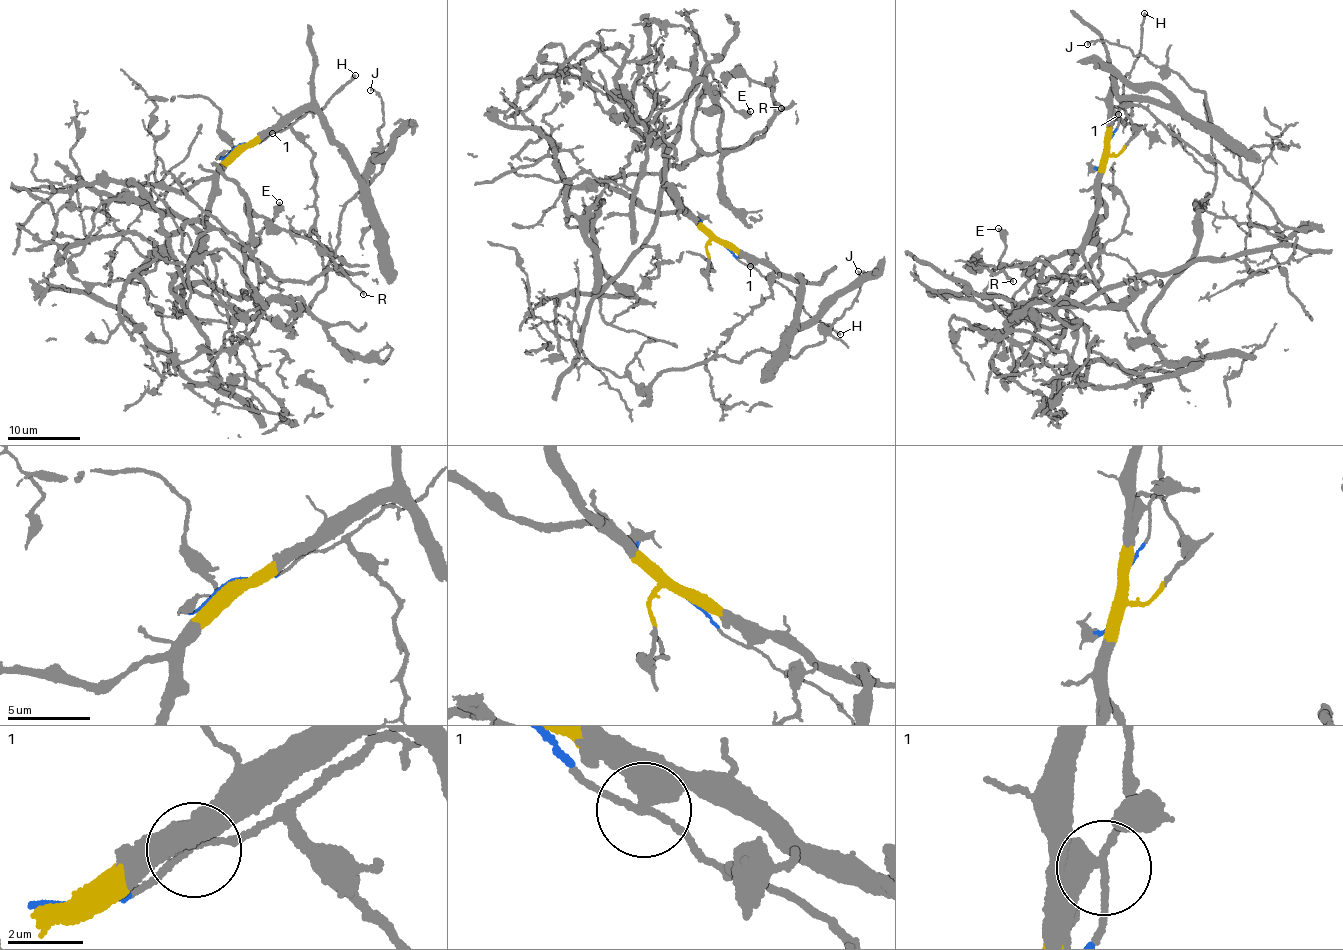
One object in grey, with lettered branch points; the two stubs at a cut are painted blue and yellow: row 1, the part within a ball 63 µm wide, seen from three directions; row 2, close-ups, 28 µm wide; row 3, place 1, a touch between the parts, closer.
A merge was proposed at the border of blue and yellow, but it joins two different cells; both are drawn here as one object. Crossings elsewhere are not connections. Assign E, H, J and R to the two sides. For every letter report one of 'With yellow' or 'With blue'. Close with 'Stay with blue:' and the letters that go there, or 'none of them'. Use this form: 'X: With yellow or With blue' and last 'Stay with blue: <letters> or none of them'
E: With yellow
H: With blue
J: With blue
R: With yellow
Stay with blue: H, J

